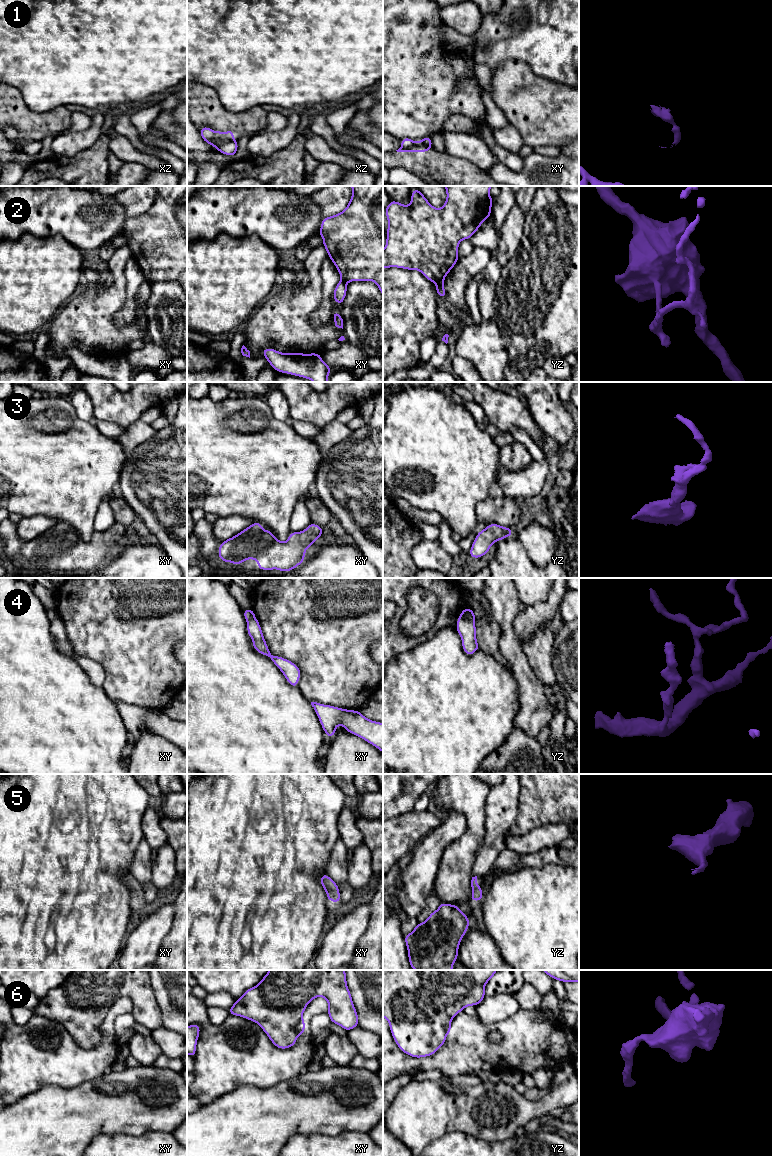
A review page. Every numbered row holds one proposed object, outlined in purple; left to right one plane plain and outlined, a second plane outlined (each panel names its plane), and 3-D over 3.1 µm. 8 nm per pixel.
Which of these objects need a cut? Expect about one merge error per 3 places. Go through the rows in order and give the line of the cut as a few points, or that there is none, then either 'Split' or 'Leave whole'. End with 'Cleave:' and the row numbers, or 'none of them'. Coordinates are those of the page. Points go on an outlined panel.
1: Split along xz (200, 134), (210, 143), (214, 142). Split
2: Split along yz (442, 279), (436, 284). Split
3: No split. Leave whole
4: No split. Leave whole
5: No split. Leave whole
6: Split along xy (301, 1017), (296, 1028), (298, 1034). Split
Cleave: 1, 2, 6

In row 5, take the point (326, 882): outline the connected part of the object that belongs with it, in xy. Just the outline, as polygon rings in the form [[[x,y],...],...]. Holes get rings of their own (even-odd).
[[[326,873],[321,876],[320,882],[326,891],[328,901],[341,902],[338,885]]]

